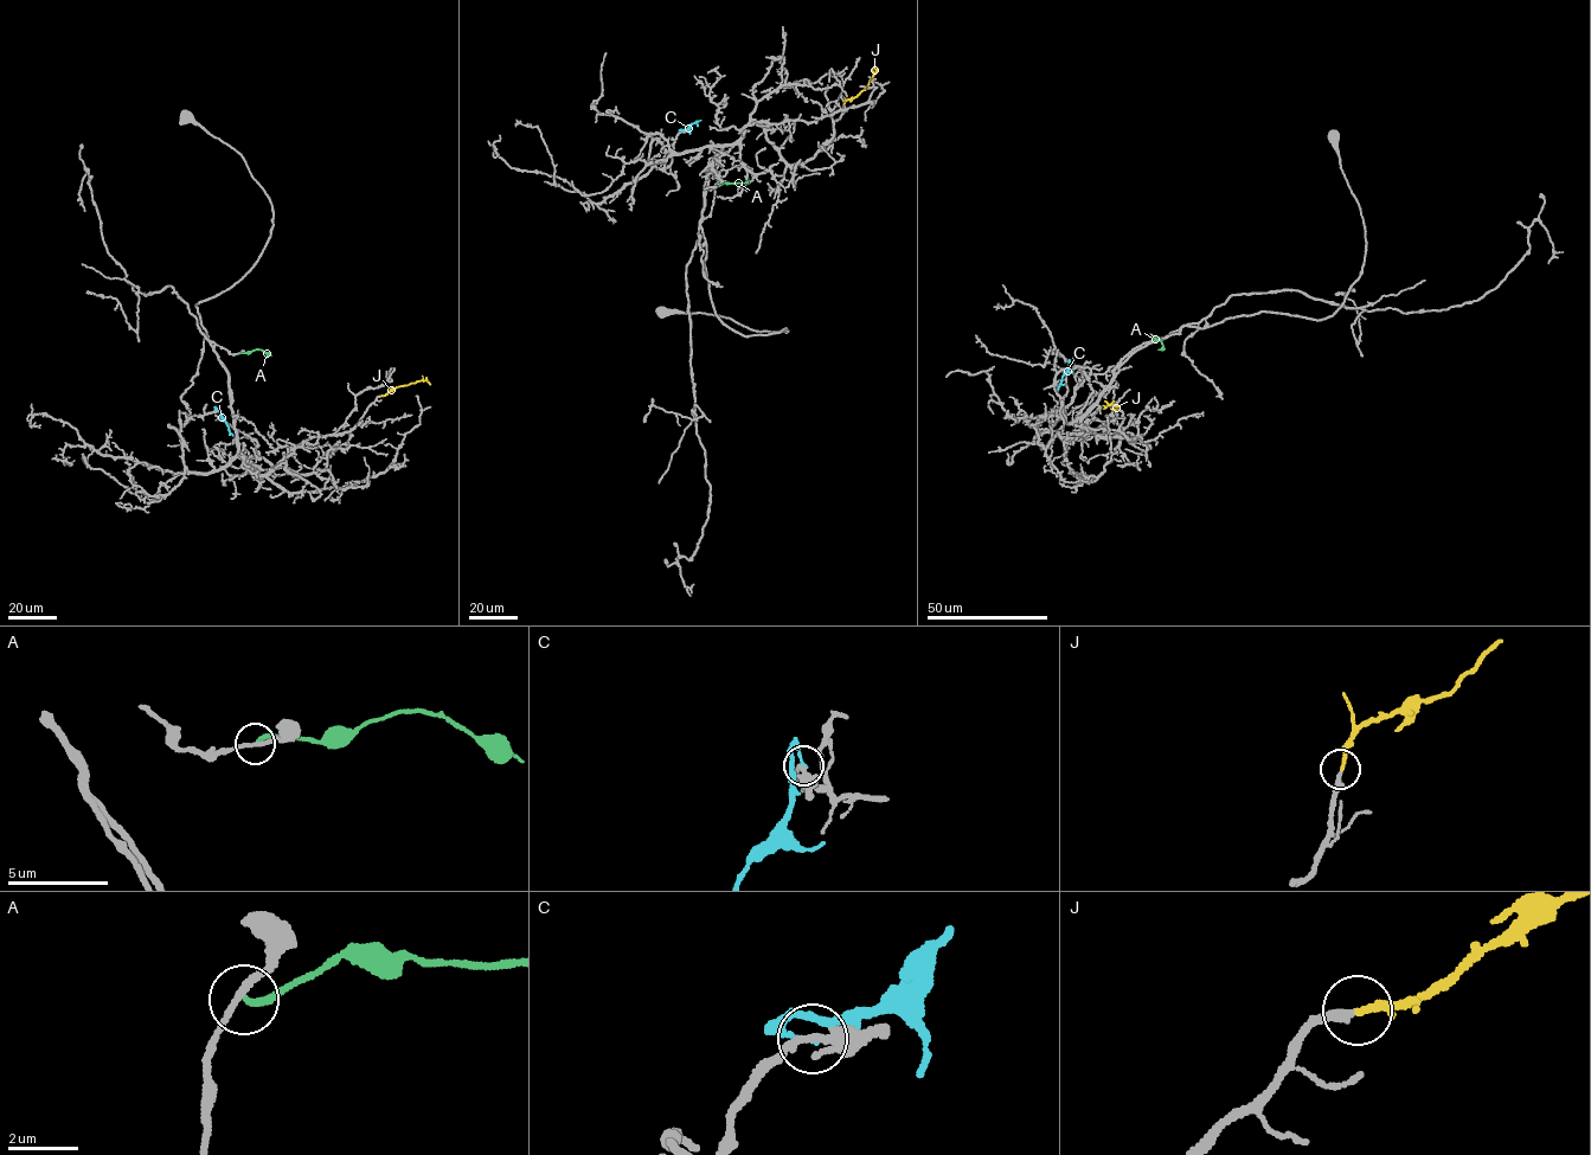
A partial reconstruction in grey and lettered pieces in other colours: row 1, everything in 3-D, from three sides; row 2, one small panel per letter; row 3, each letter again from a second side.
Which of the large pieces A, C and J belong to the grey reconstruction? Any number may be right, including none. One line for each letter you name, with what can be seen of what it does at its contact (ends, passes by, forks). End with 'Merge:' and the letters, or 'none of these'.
J: It ends there
Merge: J

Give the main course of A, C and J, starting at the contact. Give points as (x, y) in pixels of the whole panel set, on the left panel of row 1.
A: (238, 353), (260, 348), (271, 355)
C: (216, 409), (232, 436)
J: (380, 396), (421, 380), (430, 384)

